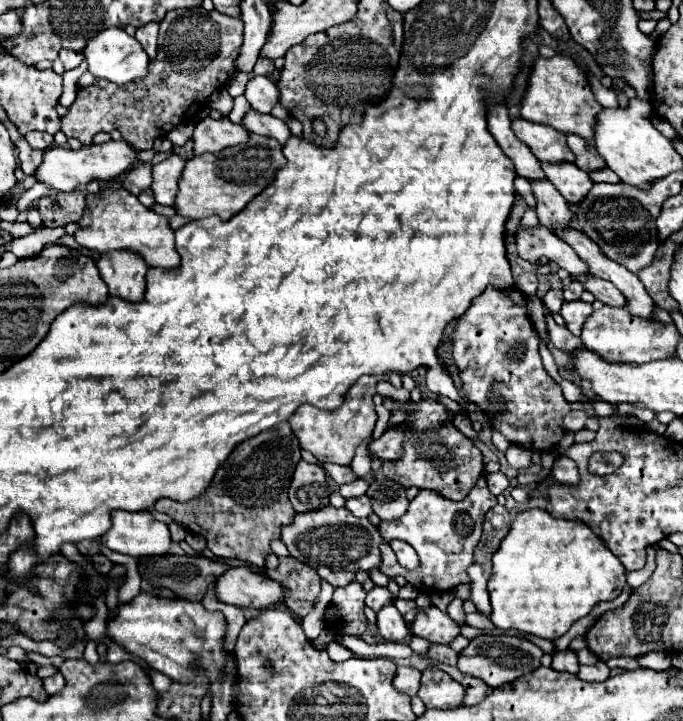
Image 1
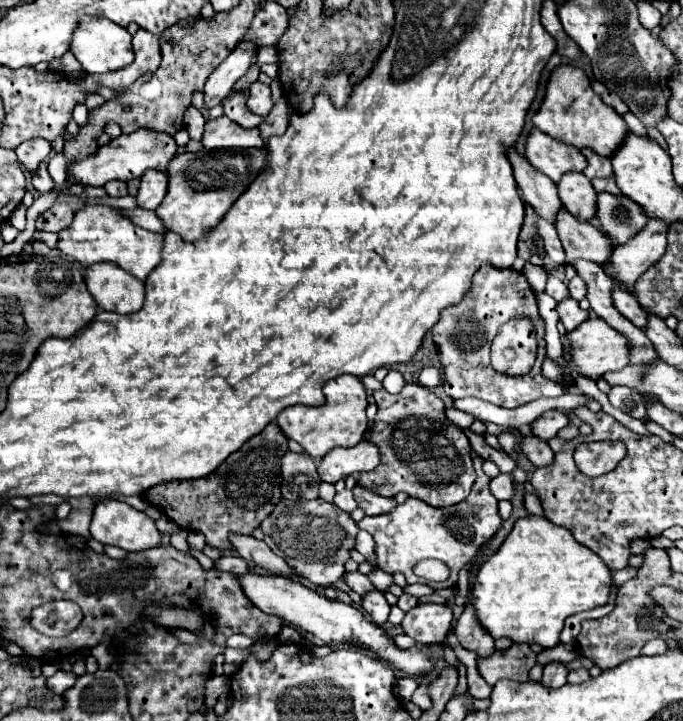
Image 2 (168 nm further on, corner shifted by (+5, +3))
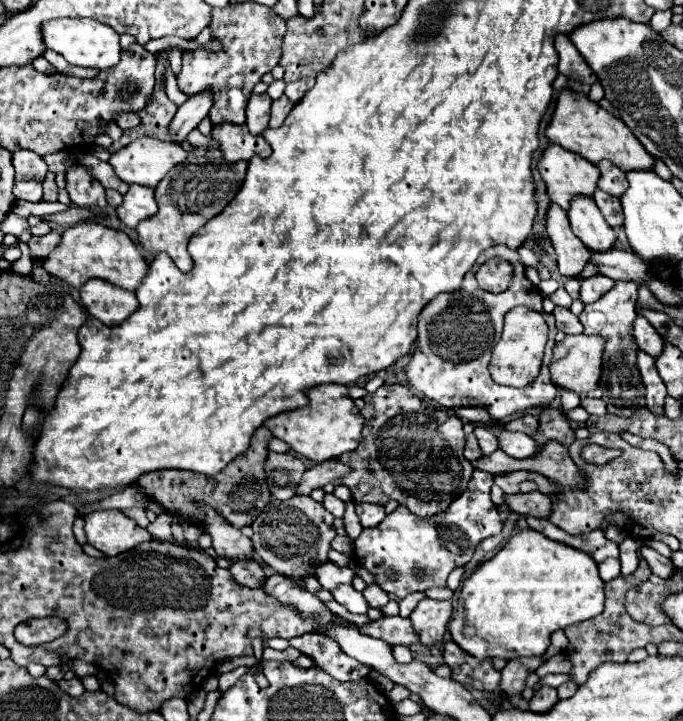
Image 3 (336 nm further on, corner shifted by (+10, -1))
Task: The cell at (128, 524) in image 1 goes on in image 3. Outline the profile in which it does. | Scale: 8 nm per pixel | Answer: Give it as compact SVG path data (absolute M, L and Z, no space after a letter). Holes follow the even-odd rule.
M94 511L84 519L88 543L108 557L120 555L152 539L146 529L138 527L120 511Z

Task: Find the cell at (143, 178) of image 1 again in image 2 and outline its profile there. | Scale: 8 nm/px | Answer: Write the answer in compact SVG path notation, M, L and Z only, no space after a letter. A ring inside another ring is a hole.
M109 181L105 185L105 191L109 197L125 197L127 195L127 183L125 181Z

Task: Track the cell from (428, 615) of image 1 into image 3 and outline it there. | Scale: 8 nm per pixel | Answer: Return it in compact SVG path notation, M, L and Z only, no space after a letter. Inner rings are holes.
M422 599L418 607L412 611L410 619L414 629L420 635L420 643L432 647L442 641L448 621L452 617L452 601L436 601L436 599Z

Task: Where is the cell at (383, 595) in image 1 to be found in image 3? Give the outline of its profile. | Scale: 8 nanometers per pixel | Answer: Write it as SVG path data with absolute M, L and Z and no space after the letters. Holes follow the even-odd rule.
M330 561L316 565L314 575L316 575L318 583L328 591L336 589L336 585L340 585L340 583L352 583L352 579L354 579L354 571L350 567L338 567Z

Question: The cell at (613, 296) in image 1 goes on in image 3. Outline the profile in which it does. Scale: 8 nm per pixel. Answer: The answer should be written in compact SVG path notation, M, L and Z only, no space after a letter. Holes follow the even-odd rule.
M638 317L636 319L636 325L634 325L634 337L636 337L636 343L638 347L648 353L650 357L660 357L662 355L662 349L664 349L664 339L656 333L656 329L644 319L644 317Z

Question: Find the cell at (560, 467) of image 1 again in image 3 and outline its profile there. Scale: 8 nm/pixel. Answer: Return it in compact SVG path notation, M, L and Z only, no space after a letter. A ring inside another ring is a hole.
M500 431L498 433L498 449L502 449L506 455L514 459L526 459L534 455L534 441L526 433L512 433L512 431Z

